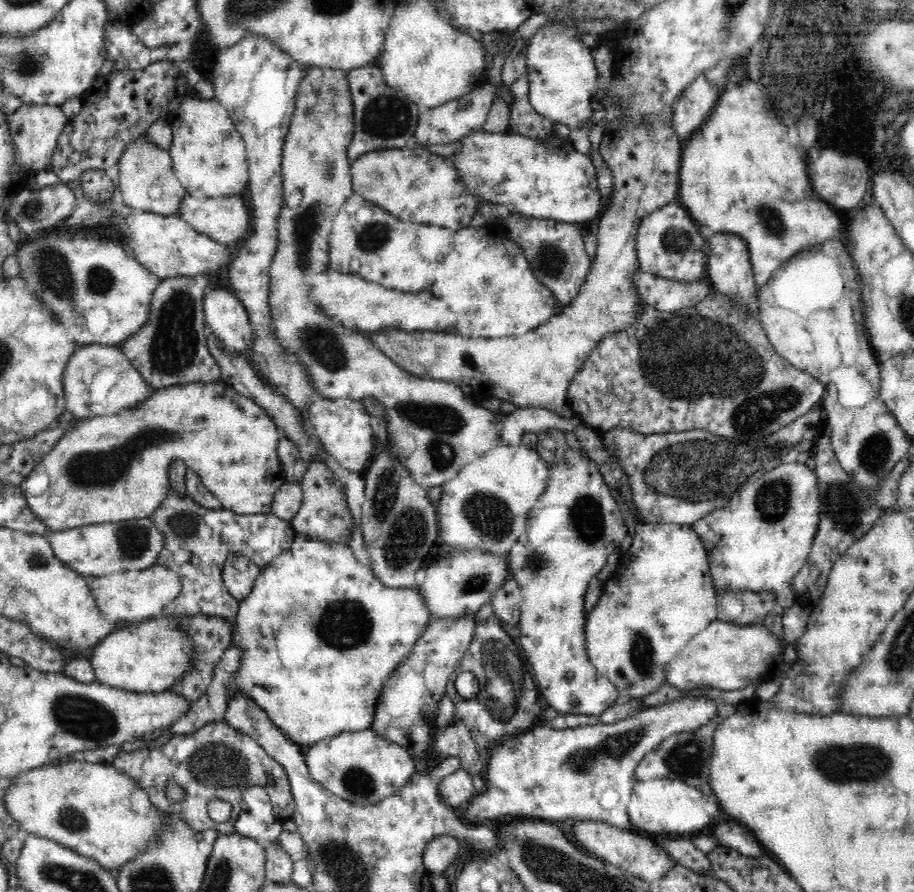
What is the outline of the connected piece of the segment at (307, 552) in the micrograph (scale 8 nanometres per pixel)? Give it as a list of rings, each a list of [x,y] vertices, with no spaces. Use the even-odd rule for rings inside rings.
[[[295,533],[289,550],[269,561],[268,566],[261,569],[253,582],[250,594],[239,599],[239,609],[232,629],[231,644],[241,650],[242,662],[238,672],[236,686],[260,706],[270,717],[270,721],[282,731],[287,739],[300,745],[303,749],[346,732],[364,731],[372,728],[375,718],[375,706],[382,694],[382,686],[396,668],[404,662],[411,652],[414,643],[420,638],[431,621],[424,599],[415,588],[388,588],[384,586],[372,568],[360,563],[348,543],[324,542],[312,539],[308,535]],[[290,588],[306,588],[306,590],[322,590],[322,614],[310,608],[307,618],[307,606],[298,606],[300,598],[292,598]],[[280,630],[312,630],[320,632],[322,640],[322,656],[320,646],[308,658],[304,668],[284,668],[276,646],[274,632]]]

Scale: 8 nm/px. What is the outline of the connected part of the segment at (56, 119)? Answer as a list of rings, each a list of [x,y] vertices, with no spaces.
[[[23,103],[5,117],[9,124],[16,164],[30,177],[40,170],[49,170],[58,139],[69,121],[64,111],[58,105]]]

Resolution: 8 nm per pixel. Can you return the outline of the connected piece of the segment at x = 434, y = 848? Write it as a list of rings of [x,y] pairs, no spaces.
[[[440,835],[434,837],[423,852],[423,863],[430,873],[442,873],[458,854],[458,846],[452,835]]]

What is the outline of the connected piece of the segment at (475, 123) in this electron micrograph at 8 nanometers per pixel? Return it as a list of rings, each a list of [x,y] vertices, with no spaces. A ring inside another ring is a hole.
[[[486,82],[480,88],[464,94],[462,98],[456,98],[456,100],[446,102],[446,104],[434,109],[420,111],[414,141],[425,147],[434,146],[434,144],[448,144],[482,131],[494,98],[496,98],[496,87]]]

